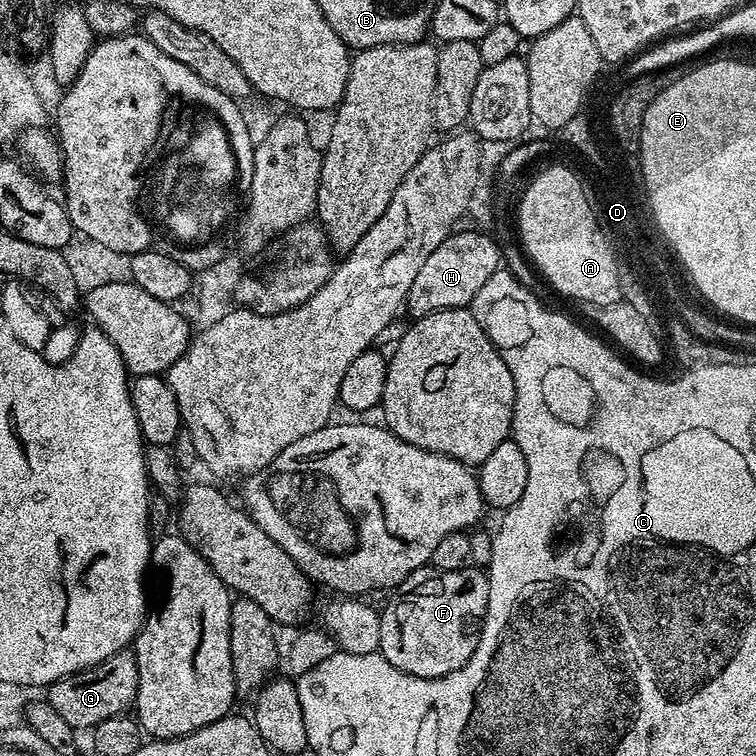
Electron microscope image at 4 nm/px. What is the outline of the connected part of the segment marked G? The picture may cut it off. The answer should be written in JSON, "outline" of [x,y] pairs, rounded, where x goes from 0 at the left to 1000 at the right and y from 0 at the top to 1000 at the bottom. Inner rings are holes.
{"outline":[[[175,860],[151,865],[97,894],[85,894],[61,910],[63,931],[93,955],[97,966],[120,966],[130,955],[140,955],[140,950],[165,946],[179,933],[181,918],[183,881],[180,864]]]}

